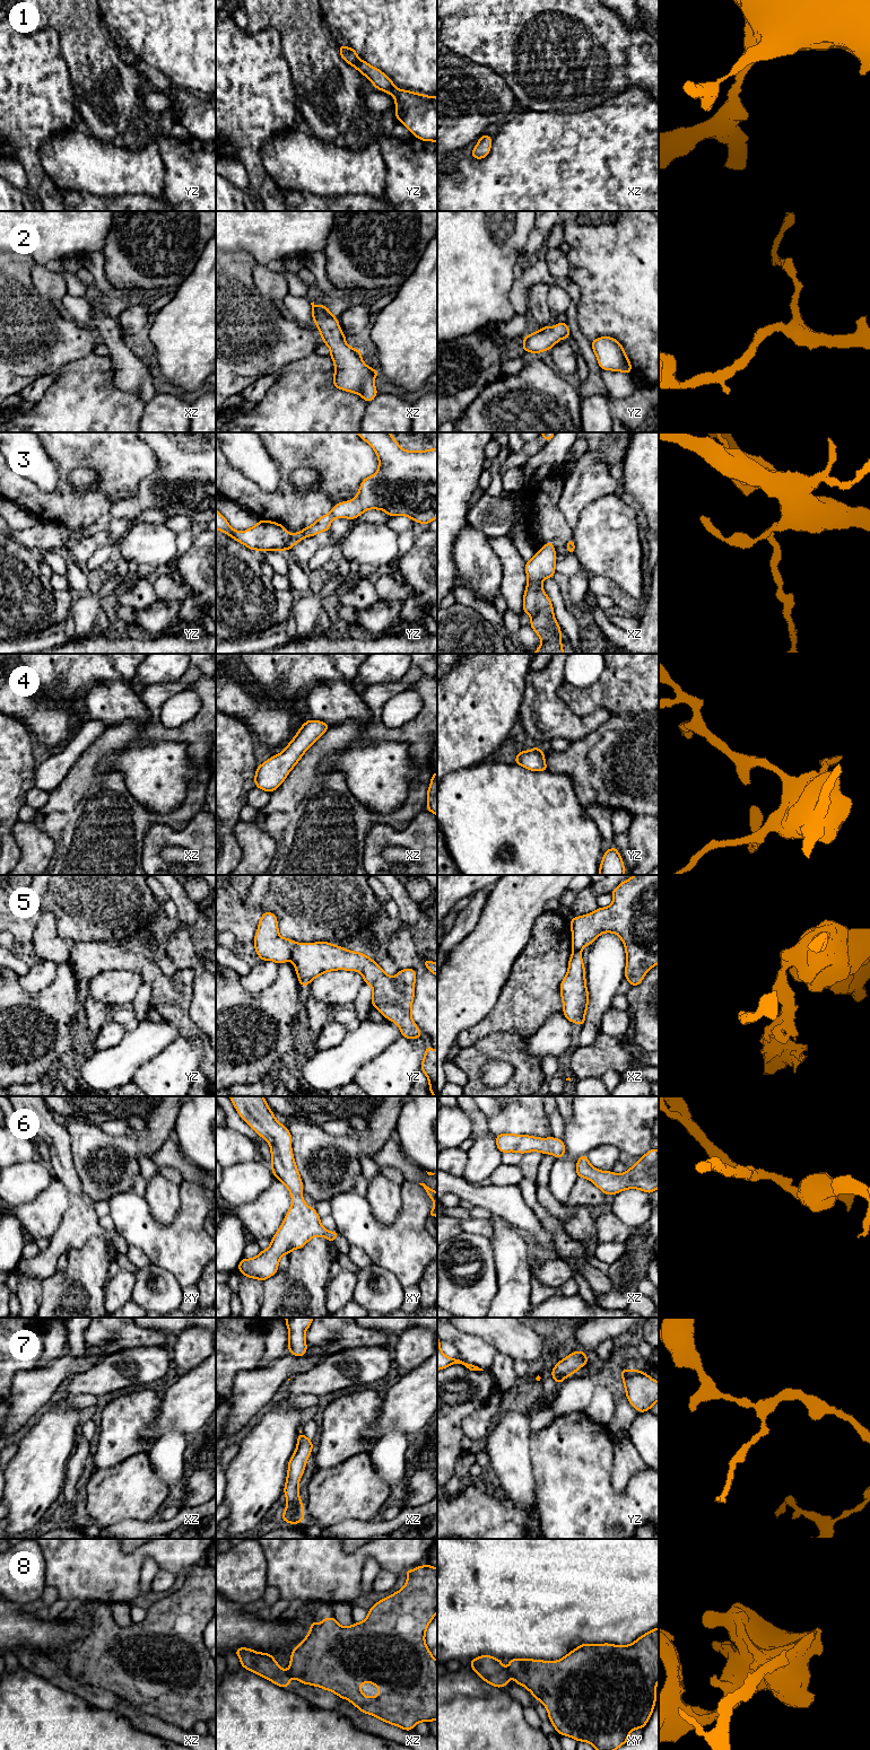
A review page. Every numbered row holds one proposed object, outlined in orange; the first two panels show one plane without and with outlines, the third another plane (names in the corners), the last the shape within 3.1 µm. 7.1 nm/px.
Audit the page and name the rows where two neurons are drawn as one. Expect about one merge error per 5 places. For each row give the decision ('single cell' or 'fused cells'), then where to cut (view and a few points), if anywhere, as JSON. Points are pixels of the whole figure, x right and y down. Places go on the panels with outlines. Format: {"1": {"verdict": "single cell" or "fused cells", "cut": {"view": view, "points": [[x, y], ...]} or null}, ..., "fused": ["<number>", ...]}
{"1": {"verdict": "single cell", "cut": null}, "2": {"verdict": "single cell", "cut": null}, "3": {"verdict": "single cell", "cut": null}, "4": {"verdict": "single cell", "cut": null}, "5": {"verdict": "fused cells", "cut": {"view": "yz", "points": [[296, 944], [290, 959]]}}, "6": {"verdict": "single cell", "cut": null}, "7": {"verdict": "single cell", "cut": null}, "8": {"verdict": "fused cells", "cut": {"view": "xy", "points": [[507, 1670], [511, 1674]]}}, "fused": ["5", "8"]}

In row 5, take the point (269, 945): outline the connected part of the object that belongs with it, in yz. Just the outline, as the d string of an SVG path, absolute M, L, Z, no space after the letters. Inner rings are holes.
M272 912L262 913L253 944L261 961L271 960L279 965L292 960L296 946L293 939L279 935L277 916Z

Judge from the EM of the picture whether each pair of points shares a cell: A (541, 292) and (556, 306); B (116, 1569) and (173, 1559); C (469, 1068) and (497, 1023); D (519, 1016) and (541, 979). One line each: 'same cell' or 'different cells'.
A: different cells
B: same cell
C: different cells
D: same cell

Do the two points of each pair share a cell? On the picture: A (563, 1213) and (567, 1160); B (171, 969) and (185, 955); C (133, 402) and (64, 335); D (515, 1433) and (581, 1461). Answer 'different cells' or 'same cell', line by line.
A: different cells
B: different cells
C: different cells
D: different cells

